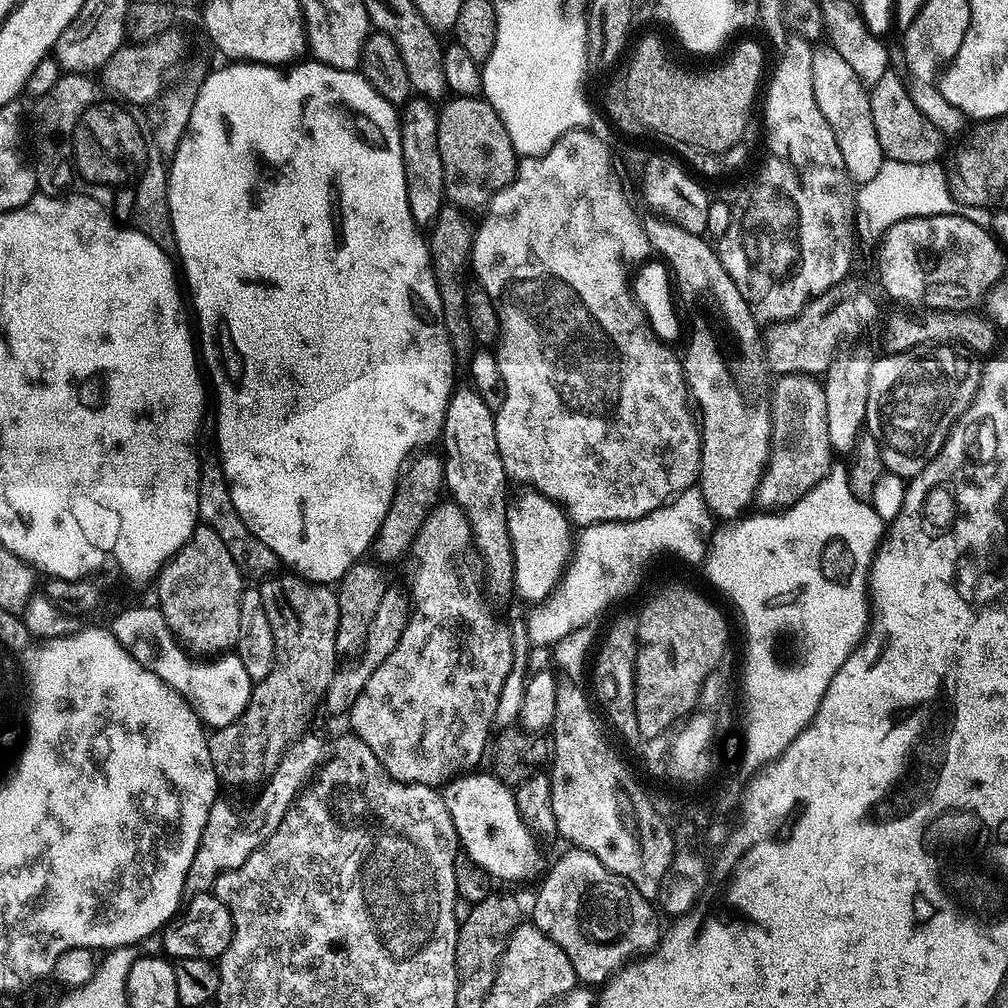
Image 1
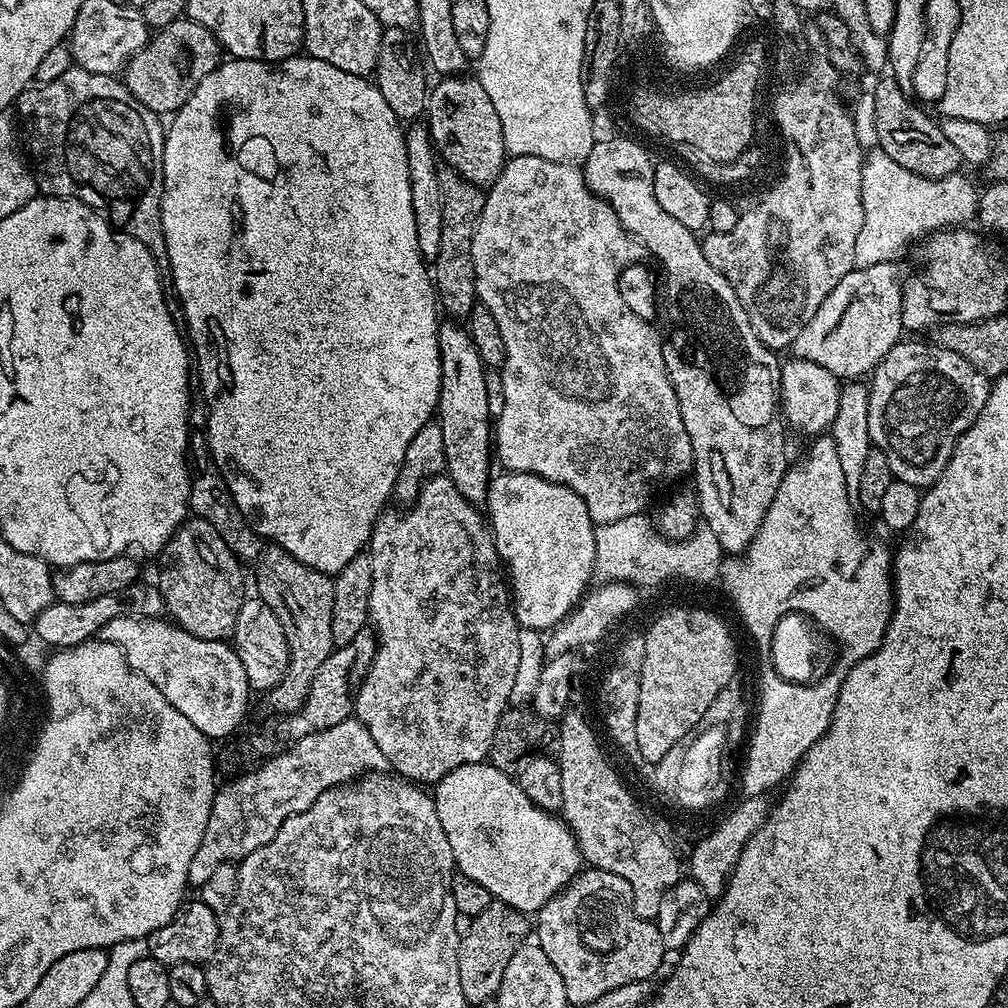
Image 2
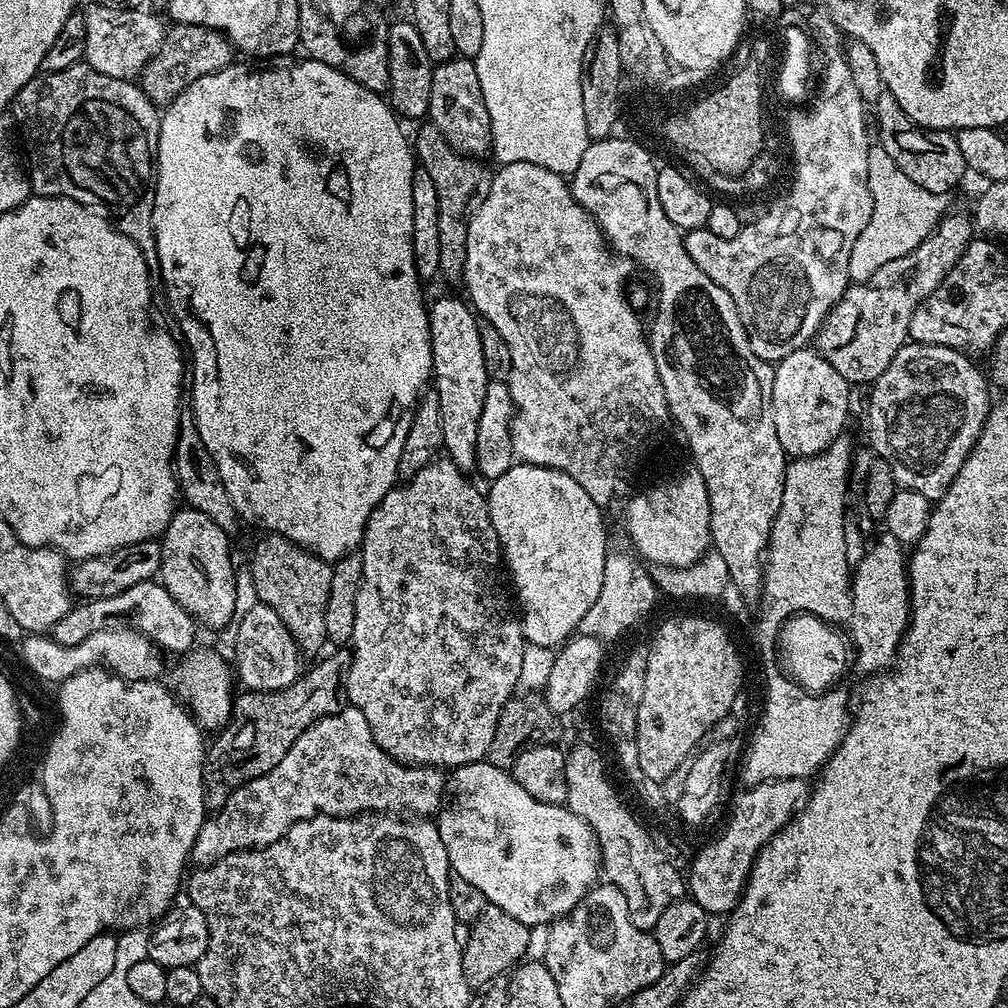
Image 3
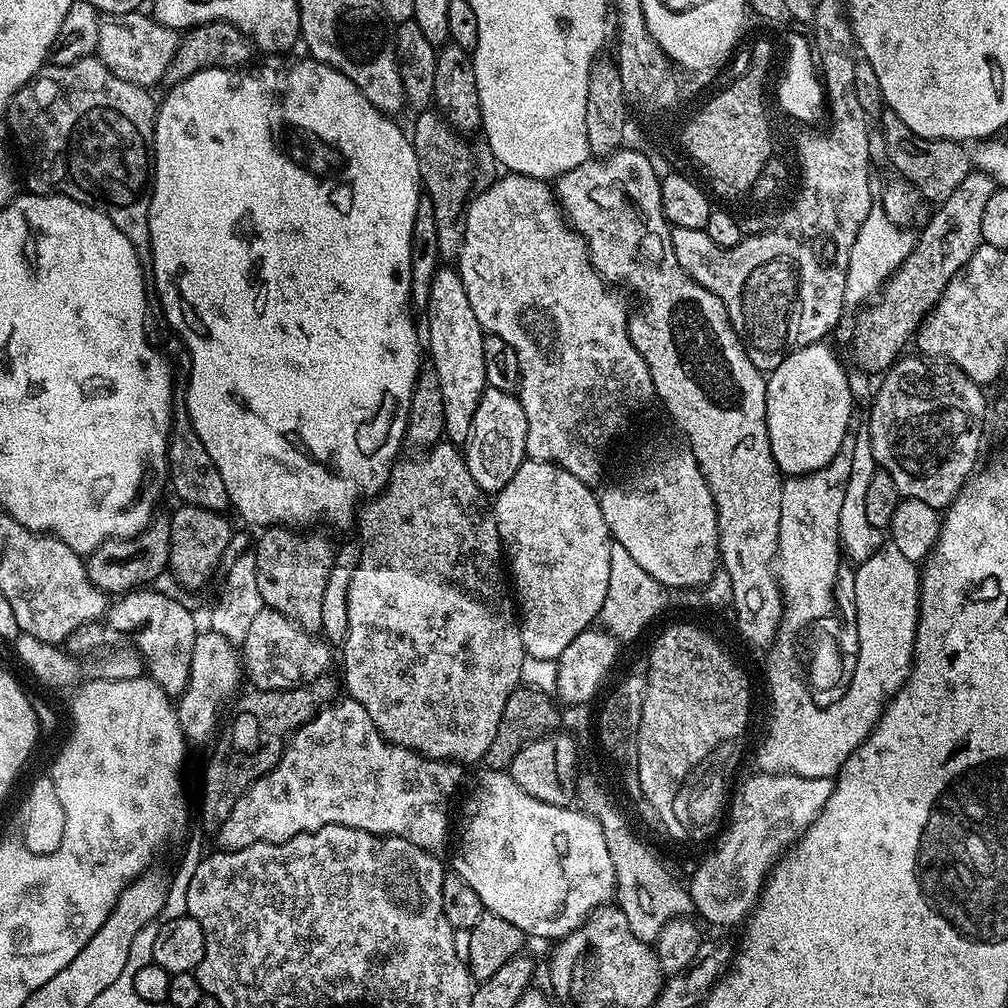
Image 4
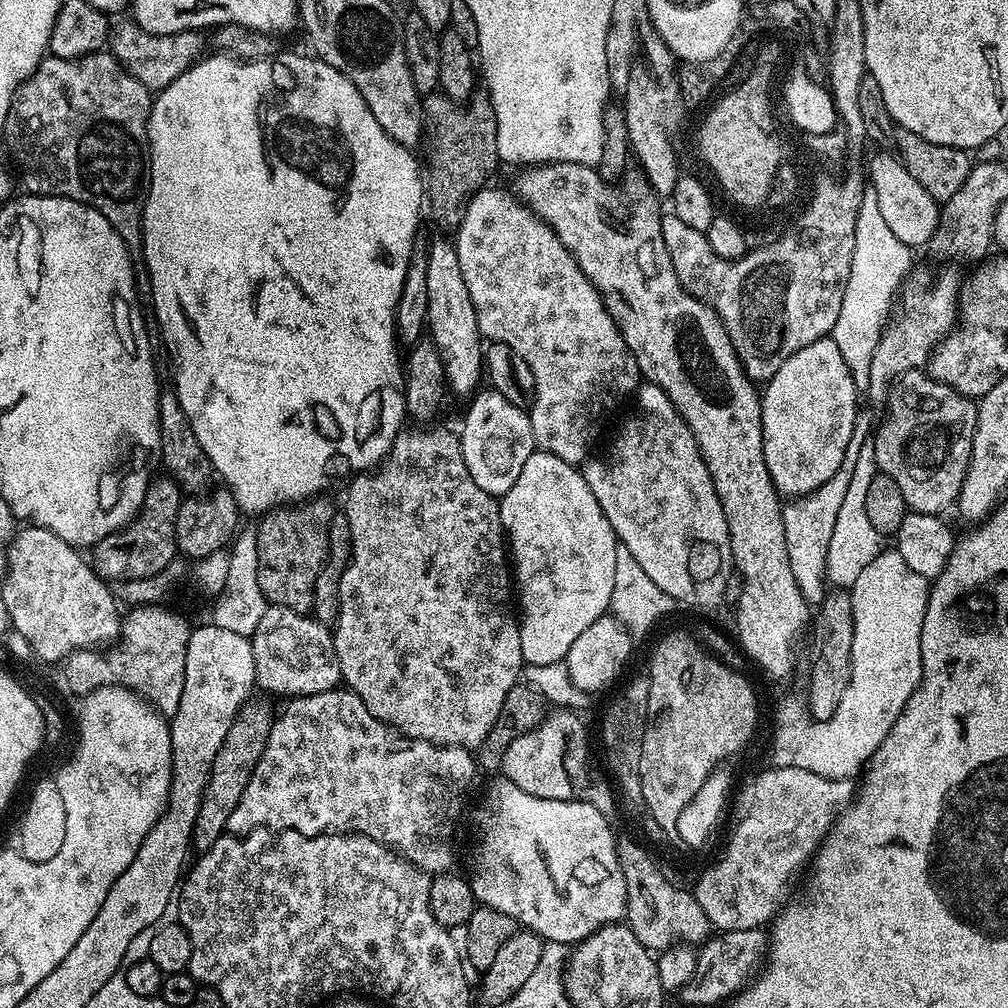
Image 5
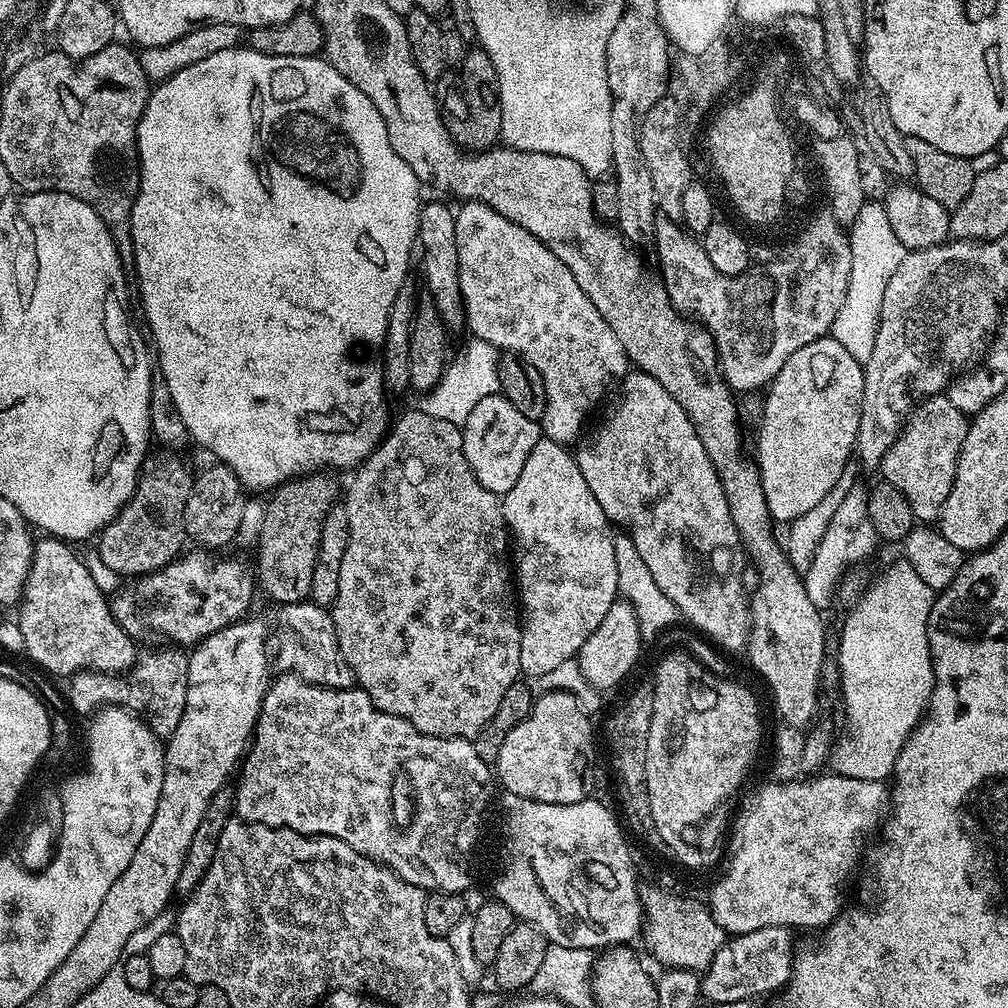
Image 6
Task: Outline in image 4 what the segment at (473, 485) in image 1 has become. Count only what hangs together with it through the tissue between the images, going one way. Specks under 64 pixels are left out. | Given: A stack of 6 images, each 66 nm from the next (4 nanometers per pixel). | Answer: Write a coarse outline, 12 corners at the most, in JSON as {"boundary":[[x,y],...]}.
{"boundary":[[455,267],[436,269],[426,352],[444,436],[463,446],[488,387],[482,342]]}

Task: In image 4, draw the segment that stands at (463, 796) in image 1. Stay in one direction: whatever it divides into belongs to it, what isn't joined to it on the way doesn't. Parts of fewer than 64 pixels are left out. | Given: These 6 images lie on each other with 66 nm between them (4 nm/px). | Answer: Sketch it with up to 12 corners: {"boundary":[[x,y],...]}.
{"boundary":[[484,770],[451,871],[559,942],[617,895],[602,826]]}

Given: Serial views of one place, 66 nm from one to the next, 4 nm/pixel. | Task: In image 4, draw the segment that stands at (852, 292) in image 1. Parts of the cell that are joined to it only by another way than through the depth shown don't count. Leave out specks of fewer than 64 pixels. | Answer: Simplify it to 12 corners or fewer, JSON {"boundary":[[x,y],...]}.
{"boundary":[[973,170],[859,313],[856,360],[883,373],[983,241],[998,185]]}

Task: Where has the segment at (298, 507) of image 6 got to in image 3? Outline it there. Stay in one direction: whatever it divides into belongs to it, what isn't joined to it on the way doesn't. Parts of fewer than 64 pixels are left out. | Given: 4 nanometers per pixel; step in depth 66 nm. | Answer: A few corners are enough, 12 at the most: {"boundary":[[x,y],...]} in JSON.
{"boundary":[[264,534],[250,565],[258,601],[301,653],[328,639],[332,564]]}

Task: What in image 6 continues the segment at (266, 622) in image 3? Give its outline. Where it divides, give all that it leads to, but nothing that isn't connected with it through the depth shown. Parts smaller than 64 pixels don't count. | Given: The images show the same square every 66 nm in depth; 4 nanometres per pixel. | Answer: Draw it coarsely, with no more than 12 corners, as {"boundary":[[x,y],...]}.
{"boundary":[[286,604],[274,660],[323,688],[355,688],[329,609]]}

